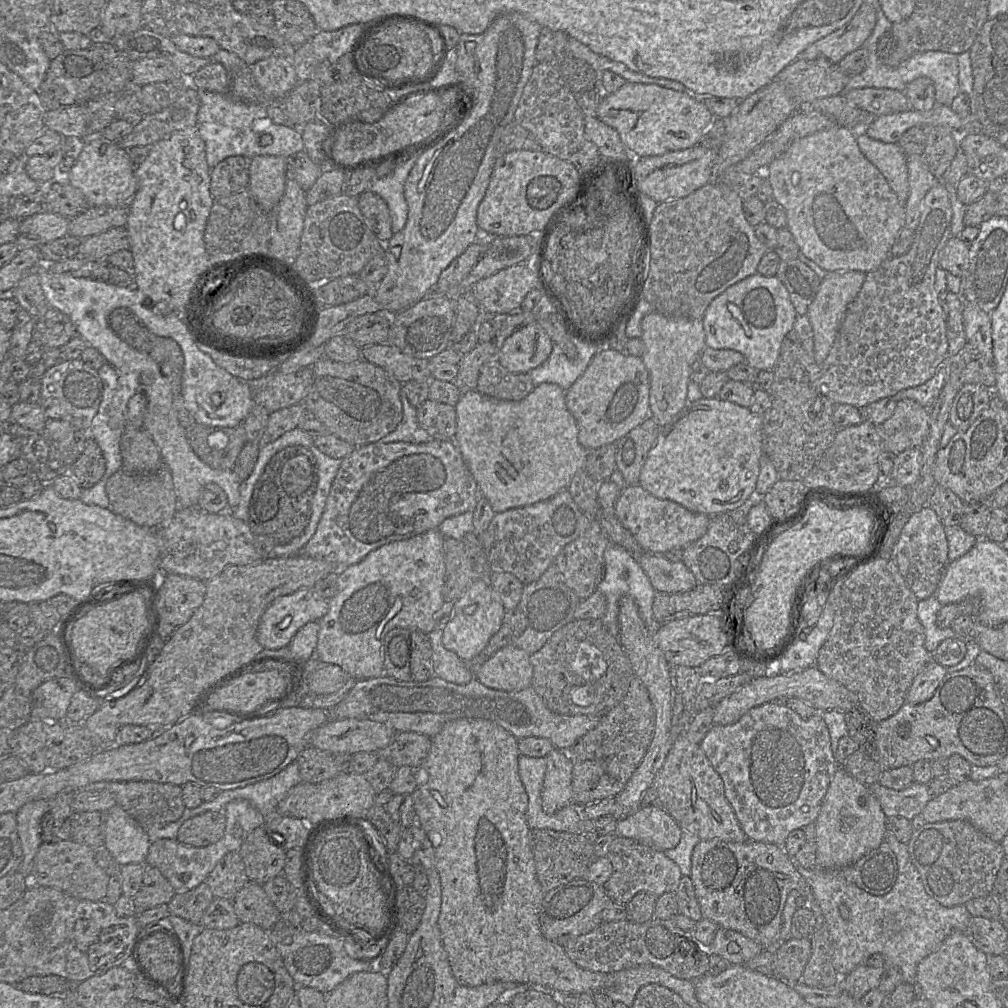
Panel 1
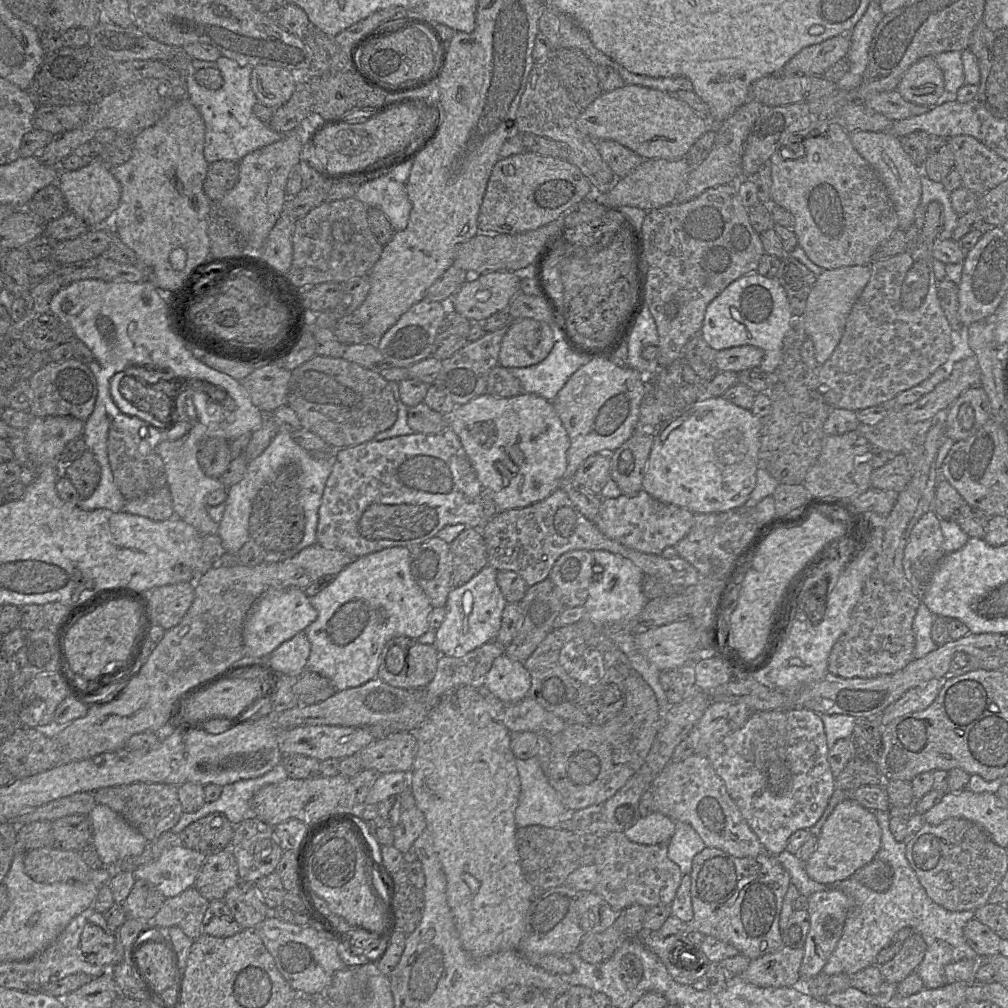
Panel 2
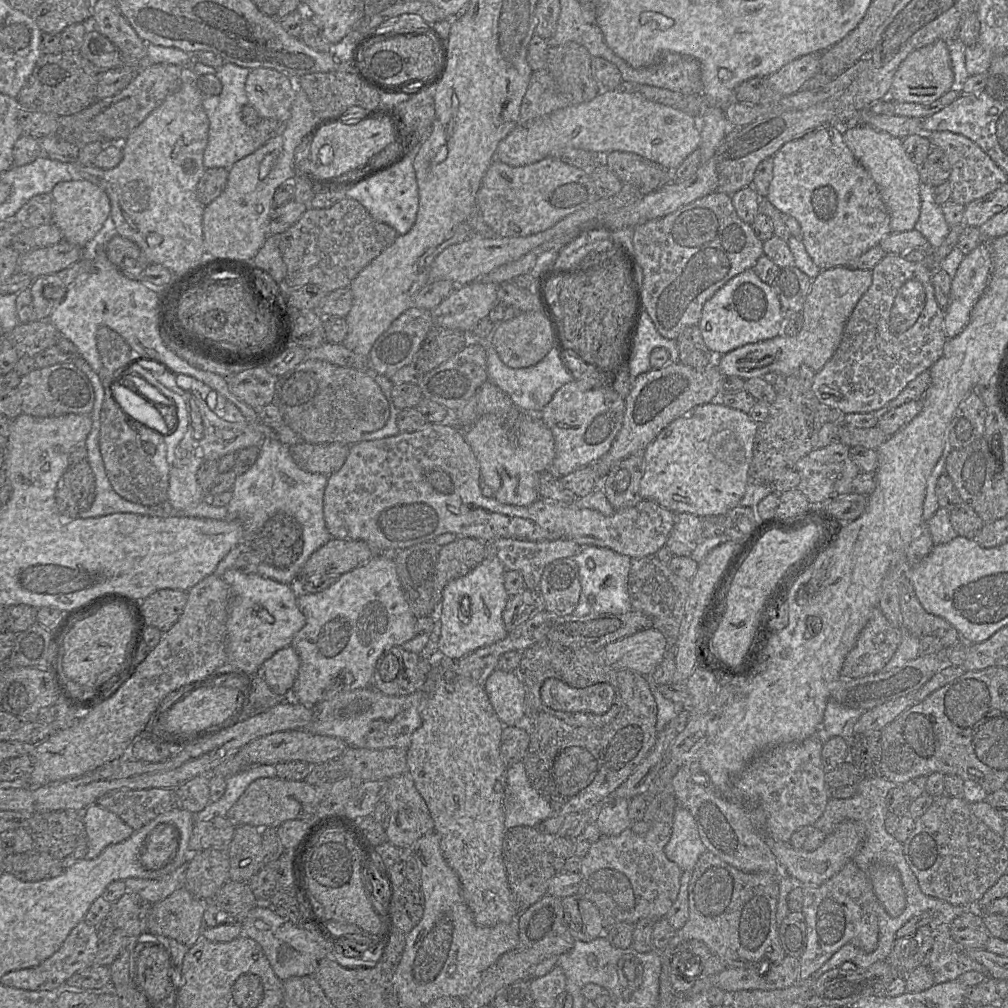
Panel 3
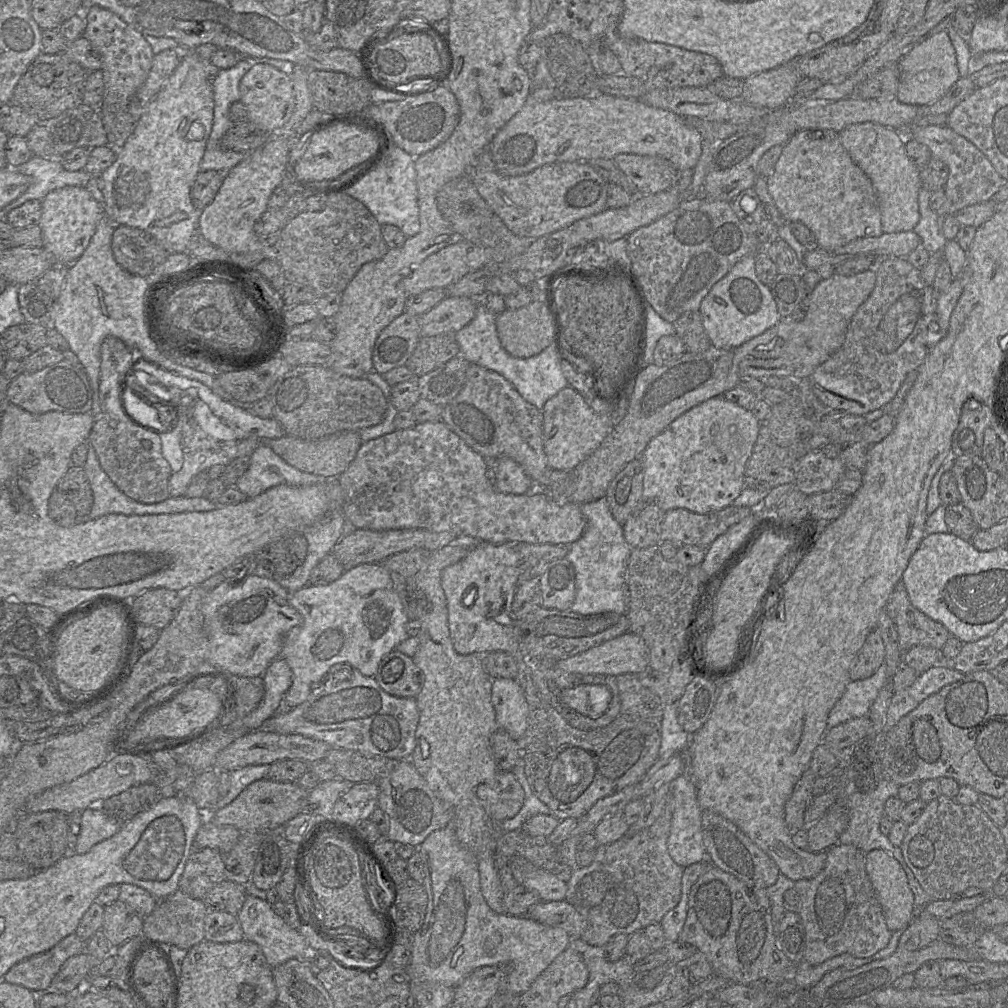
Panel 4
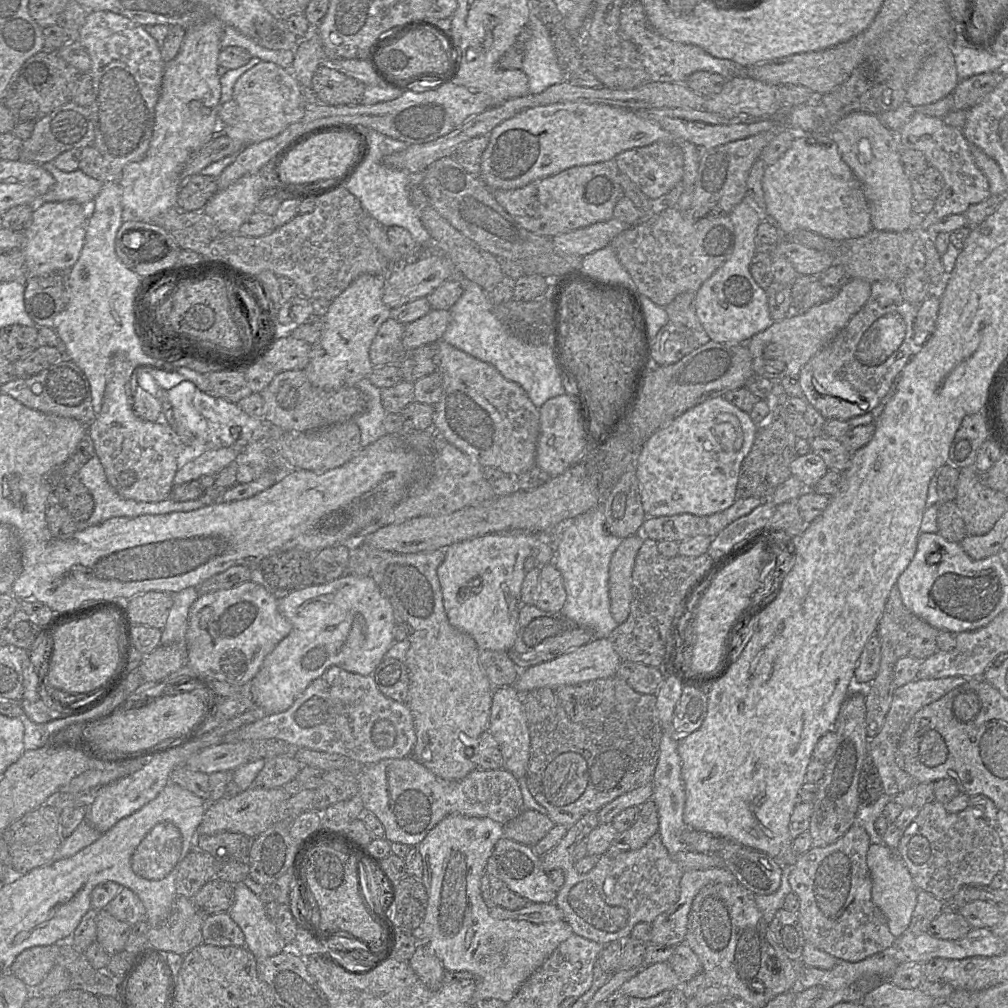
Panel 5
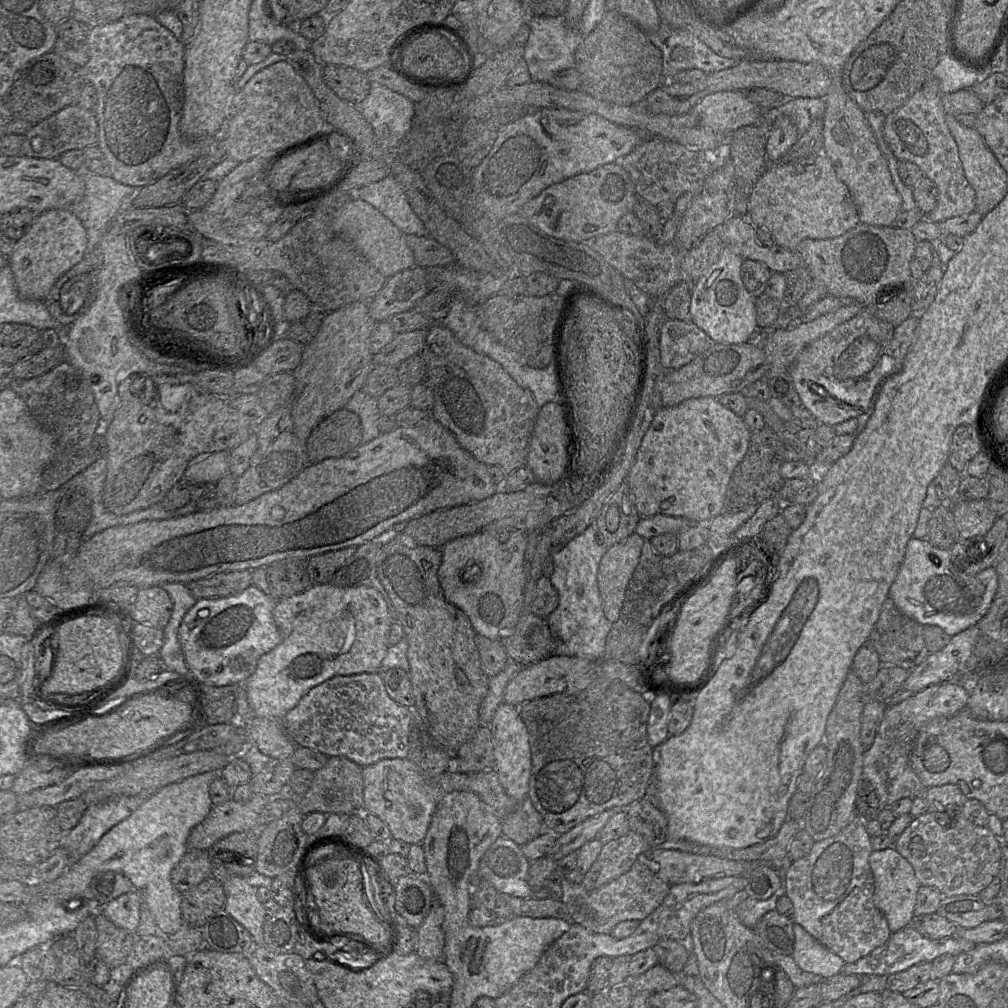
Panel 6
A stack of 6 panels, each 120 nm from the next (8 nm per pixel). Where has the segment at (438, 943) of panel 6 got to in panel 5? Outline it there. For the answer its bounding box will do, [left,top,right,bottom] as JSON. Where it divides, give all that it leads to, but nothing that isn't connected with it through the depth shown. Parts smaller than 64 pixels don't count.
[409,943,445,991]

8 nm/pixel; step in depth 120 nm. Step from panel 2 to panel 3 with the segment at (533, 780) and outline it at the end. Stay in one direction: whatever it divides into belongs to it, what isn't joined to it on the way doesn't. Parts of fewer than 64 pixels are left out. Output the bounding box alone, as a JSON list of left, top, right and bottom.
[504,762,554,829]

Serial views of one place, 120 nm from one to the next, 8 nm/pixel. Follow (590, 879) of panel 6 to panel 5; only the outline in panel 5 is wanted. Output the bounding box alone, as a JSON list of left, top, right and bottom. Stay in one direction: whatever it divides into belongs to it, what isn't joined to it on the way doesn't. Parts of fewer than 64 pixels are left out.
[606,799,659,855]

